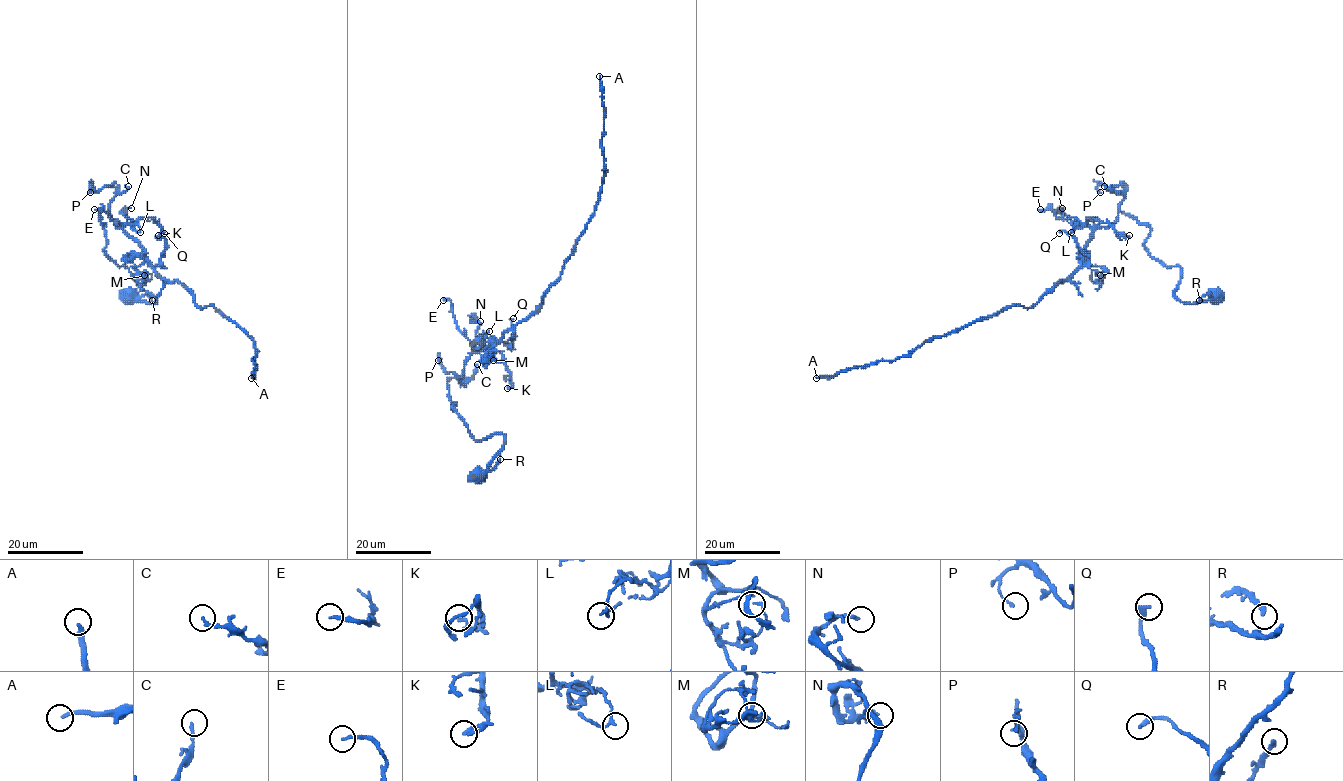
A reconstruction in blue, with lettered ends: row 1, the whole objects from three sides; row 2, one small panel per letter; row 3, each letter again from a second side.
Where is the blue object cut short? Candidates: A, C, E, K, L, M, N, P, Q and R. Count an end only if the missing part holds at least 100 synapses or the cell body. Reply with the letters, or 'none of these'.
A

